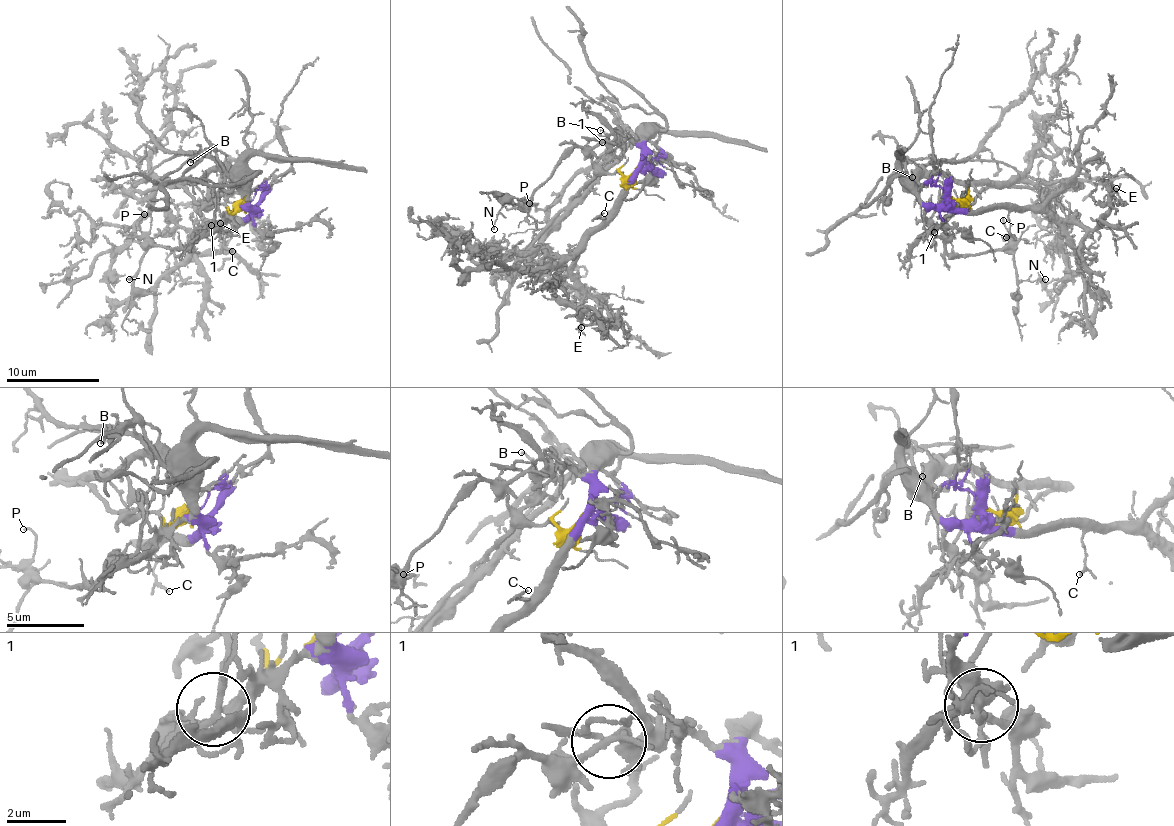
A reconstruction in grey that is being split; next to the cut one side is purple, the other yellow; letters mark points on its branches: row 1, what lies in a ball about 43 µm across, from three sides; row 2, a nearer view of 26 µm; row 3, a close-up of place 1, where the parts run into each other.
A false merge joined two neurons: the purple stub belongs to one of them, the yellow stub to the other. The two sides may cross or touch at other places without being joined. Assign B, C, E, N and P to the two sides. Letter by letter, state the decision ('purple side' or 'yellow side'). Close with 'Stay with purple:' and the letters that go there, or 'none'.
B: purple side
C: purple side
E: purple side
N: yellow side
P: yellow side
Stay with purple: B, C, E

